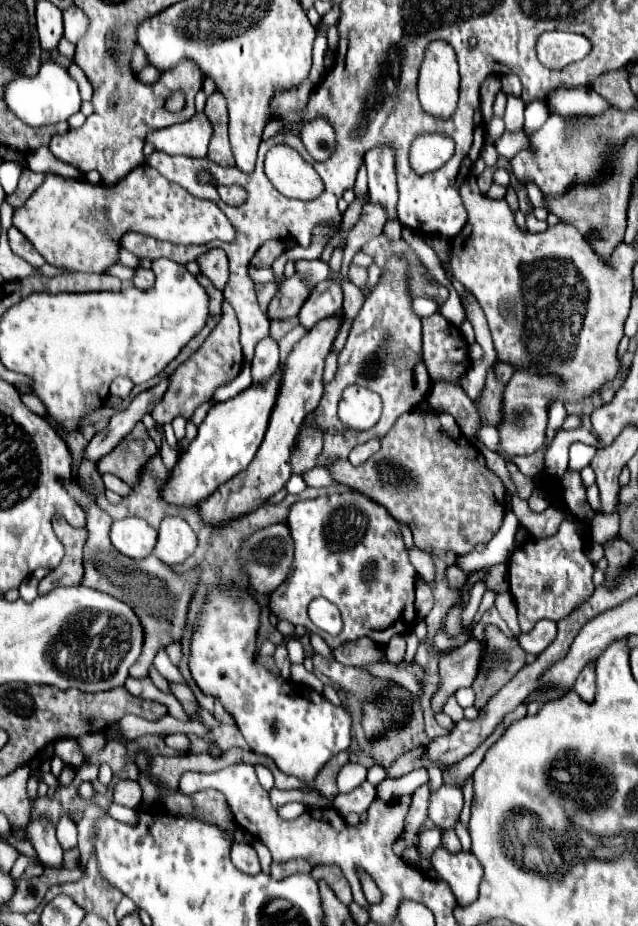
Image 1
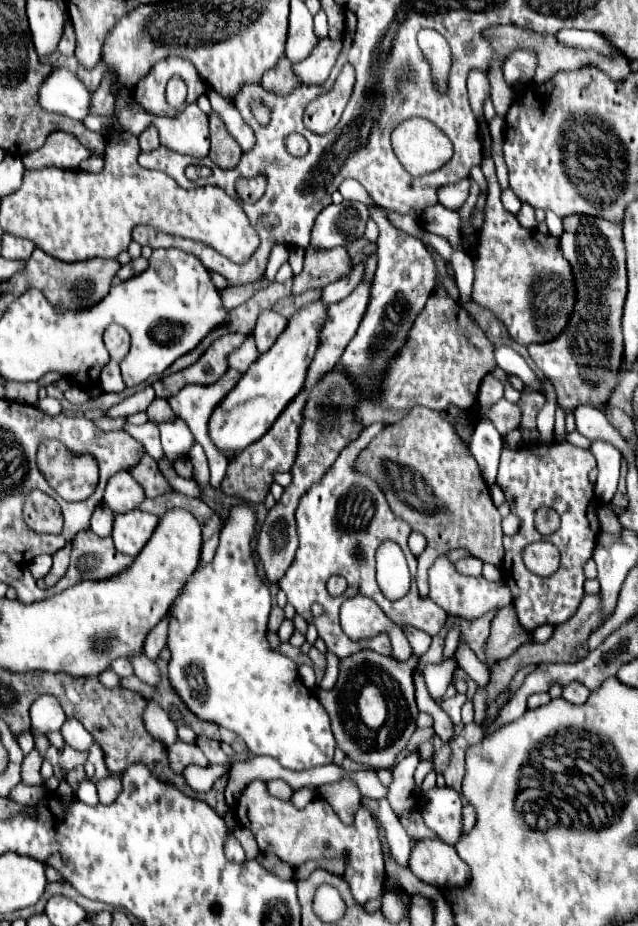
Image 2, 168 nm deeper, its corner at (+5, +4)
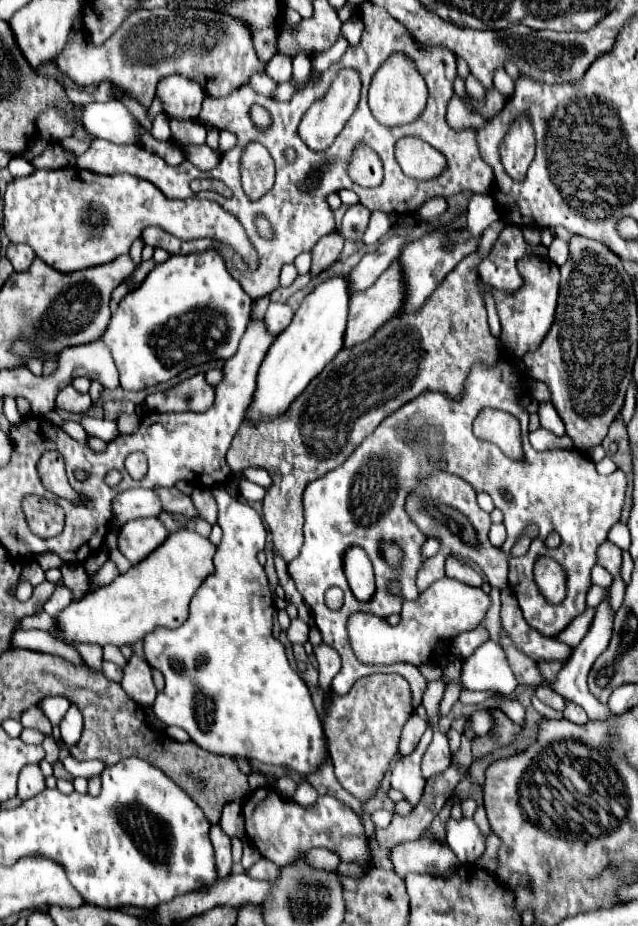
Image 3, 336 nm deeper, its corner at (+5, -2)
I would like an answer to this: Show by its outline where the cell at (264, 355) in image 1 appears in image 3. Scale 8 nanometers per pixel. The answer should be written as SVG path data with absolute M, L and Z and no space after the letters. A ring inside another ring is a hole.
M271 302L267 312L265 312L265 324L267 324L267 330L277 336L281 334L293 320L293 308L289 304L283 304L283 302Z

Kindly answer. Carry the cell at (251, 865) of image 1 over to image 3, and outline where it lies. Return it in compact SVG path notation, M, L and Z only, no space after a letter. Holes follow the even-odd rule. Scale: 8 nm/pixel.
M219 824L211 826L209 832L213 850L215 850L215 868L219 872L219 878L225 878L231 874L231 838L219 828Z

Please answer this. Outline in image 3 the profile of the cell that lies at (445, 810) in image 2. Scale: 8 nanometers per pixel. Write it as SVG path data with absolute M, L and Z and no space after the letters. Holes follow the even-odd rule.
M471 818L463 820L449 820L447 822L447 846L455 852L459 862L475 864L479 856L485 852L485 836L477 828L477 824Z

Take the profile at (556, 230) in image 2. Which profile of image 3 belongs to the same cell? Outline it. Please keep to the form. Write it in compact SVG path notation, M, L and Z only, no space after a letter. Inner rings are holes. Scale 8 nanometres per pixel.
M555 238L553 244L549 246L549 260L551 260L553 264L561 266L563 262L567 262L567 256L569 256L569 246L567 246L563 240Z

